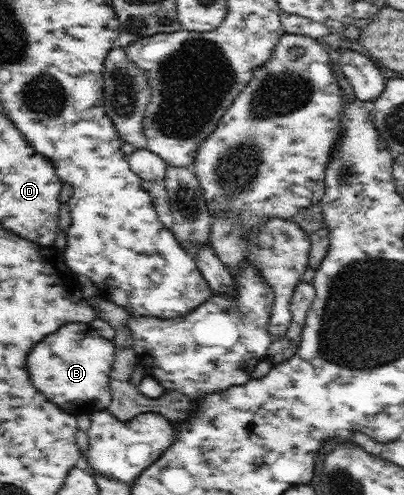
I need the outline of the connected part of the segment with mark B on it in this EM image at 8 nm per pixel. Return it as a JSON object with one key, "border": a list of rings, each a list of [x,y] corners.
{"border":[[[71,322],[48,334],[28,354],[28,373],[34,388],[75,417],[105,410],[112,402],[110,373],[116,357],[114,341],[102,338],[90,323]]]}

